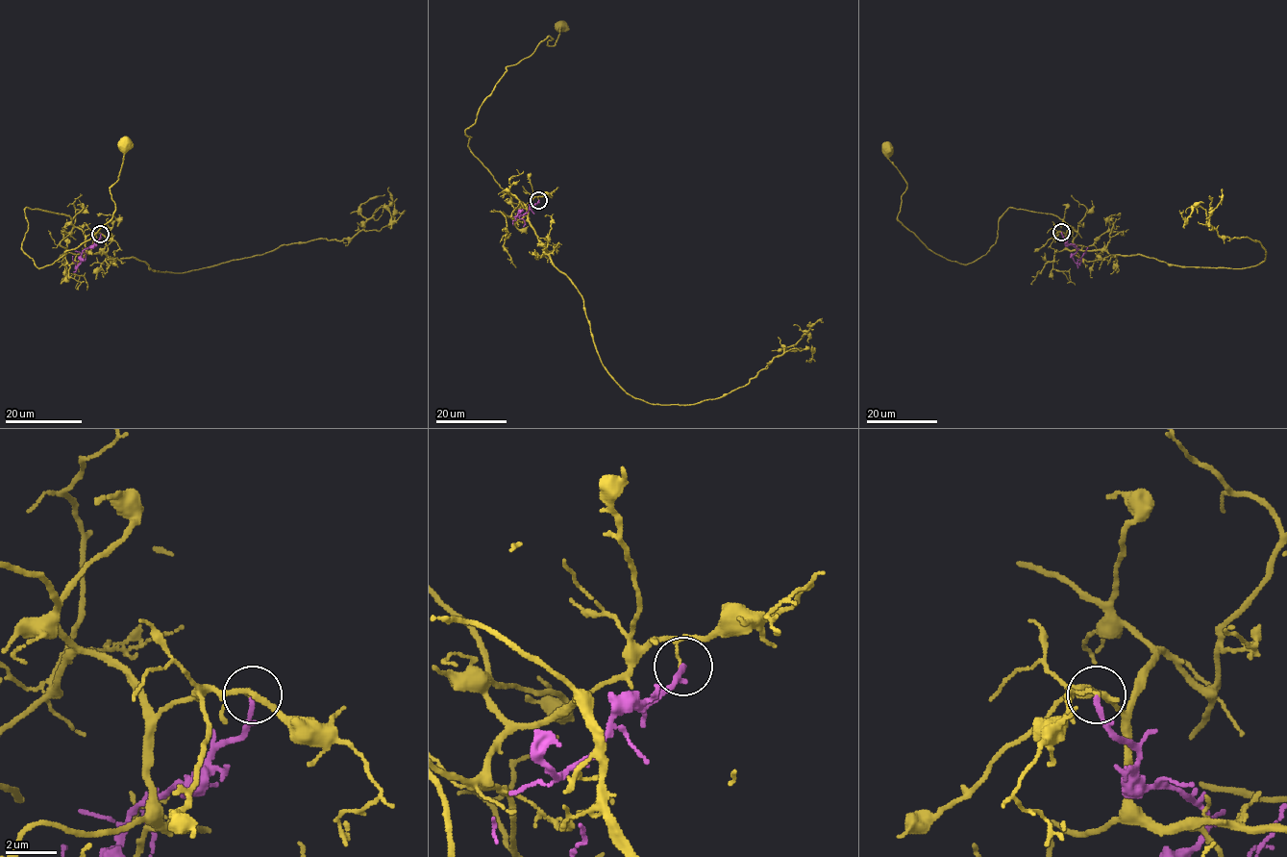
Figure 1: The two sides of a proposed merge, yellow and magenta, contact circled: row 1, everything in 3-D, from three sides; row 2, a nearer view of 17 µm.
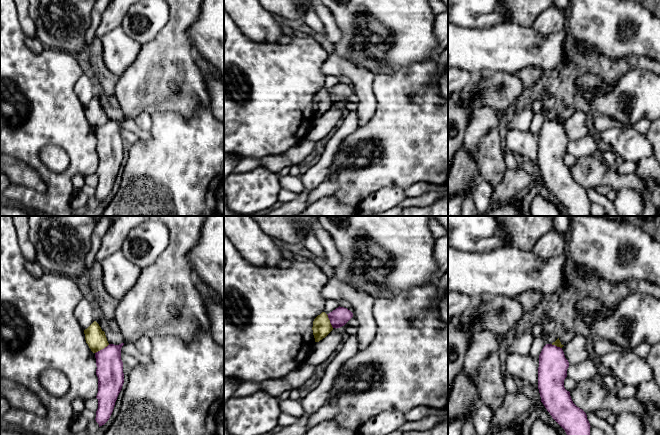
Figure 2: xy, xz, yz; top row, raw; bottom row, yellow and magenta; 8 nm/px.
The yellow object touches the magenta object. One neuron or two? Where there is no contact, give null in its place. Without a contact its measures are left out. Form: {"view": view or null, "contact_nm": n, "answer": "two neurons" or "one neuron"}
{"view": "xy", "contact_nm": 140, "answer": "two neurons"}

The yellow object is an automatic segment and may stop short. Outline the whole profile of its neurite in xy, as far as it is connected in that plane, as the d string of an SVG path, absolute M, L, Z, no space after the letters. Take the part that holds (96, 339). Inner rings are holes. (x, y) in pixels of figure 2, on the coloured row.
M96 321L84 330L84 334L86 343L93 353L98 352L109 345L105 332Z

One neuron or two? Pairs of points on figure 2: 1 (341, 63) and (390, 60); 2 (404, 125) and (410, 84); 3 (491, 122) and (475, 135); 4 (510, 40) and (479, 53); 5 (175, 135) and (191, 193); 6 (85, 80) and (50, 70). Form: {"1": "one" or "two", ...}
{"1": "two", "2": "one", "3": "one", "4": "one", "5": "one", "6": "two"}

